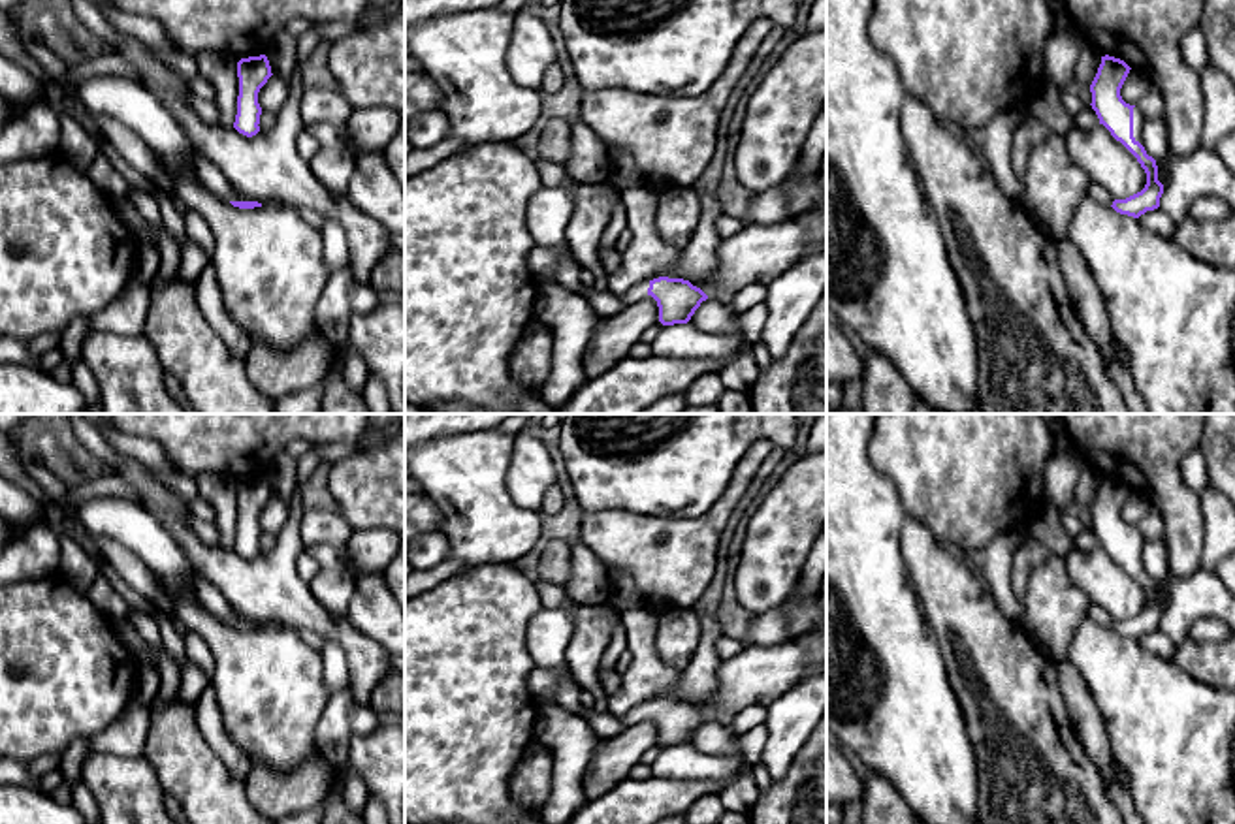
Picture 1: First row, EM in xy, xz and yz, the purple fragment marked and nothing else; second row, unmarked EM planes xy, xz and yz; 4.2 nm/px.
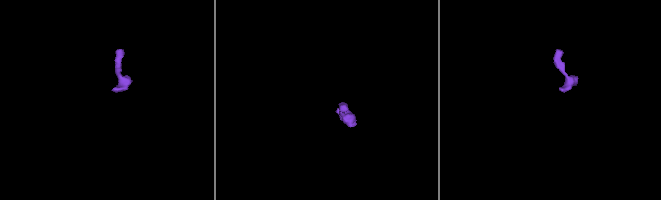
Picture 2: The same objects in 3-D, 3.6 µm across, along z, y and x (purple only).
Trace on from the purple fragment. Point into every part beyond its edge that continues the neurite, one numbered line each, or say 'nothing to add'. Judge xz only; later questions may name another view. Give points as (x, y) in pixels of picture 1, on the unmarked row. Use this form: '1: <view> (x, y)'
1: xz (641, 712)

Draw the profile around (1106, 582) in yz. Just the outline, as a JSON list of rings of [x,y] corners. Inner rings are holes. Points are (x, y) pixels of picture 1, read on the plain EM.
[[[1073,546],[1066,566],[1071,581],[1079,585],[1090,604],[1101,606],[1115,621],[1126,621],[1145,610],[1145,591],[1103,546],[1092,551]]]

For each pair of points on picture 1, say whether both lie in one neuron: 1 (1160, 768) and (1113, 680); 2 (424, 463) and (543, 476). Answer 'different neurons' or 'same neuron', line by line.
1: same neuron
2: different neurons

